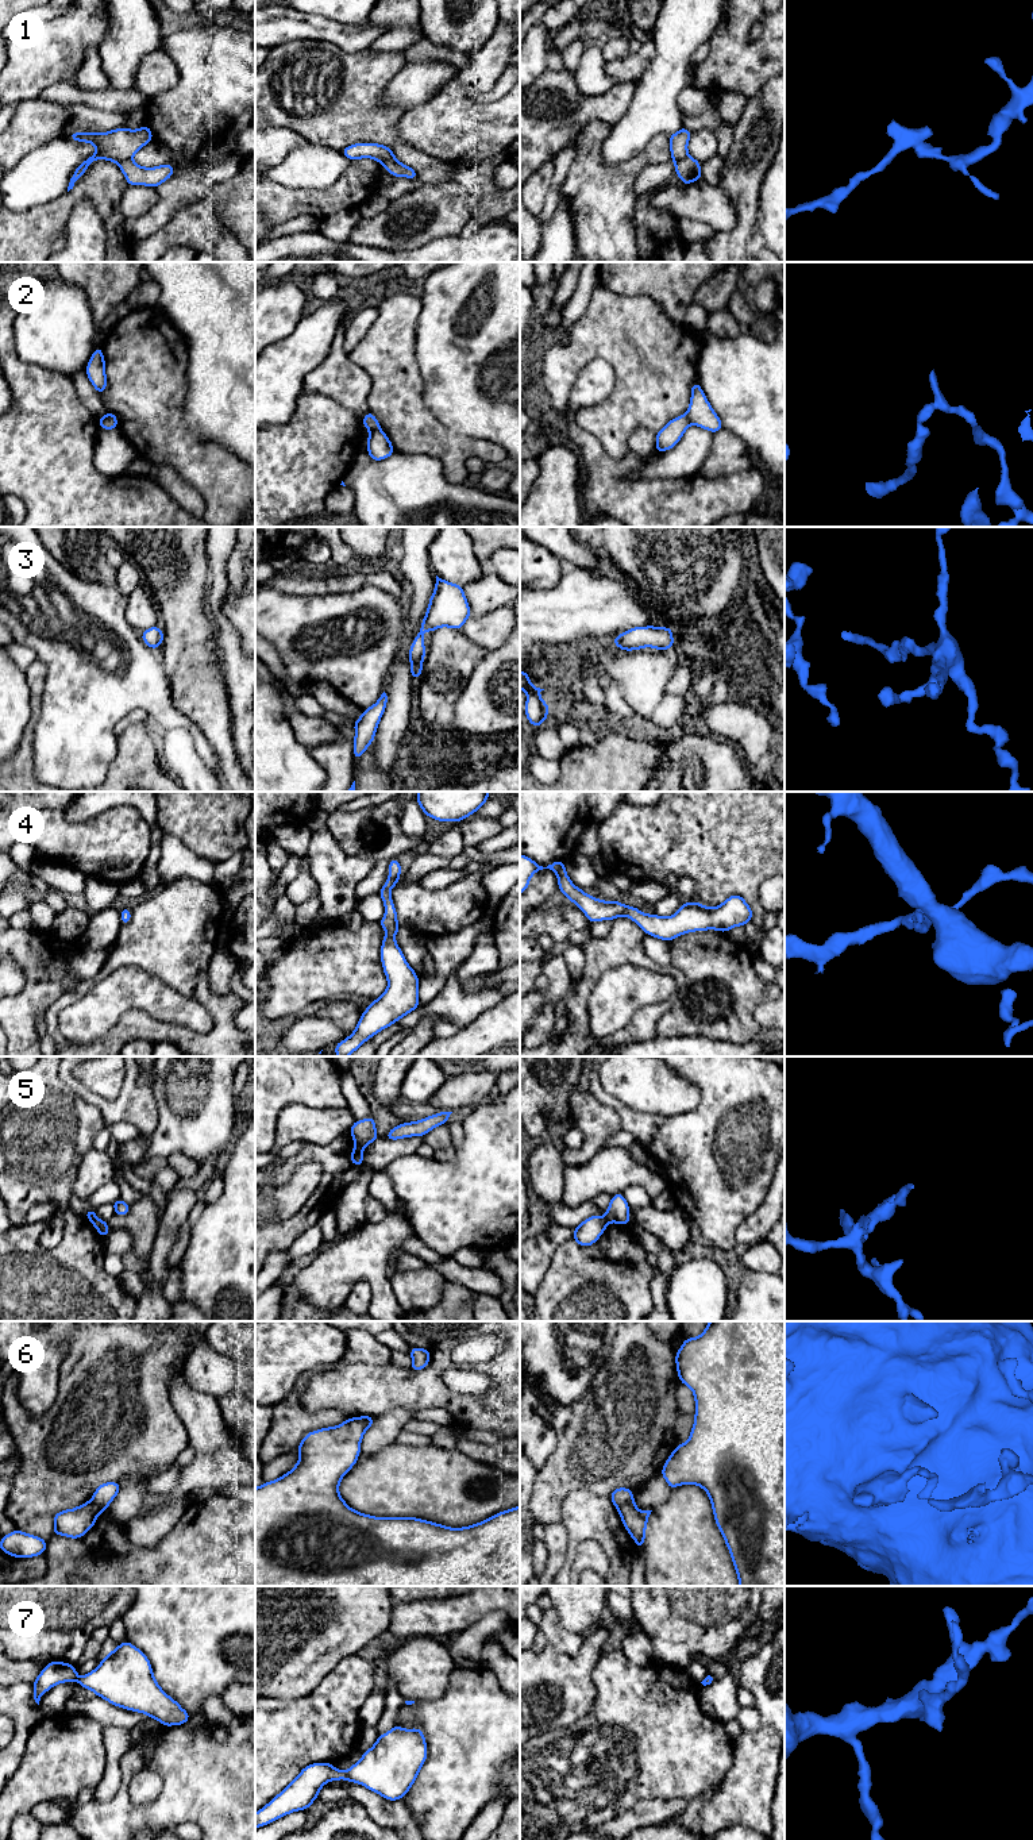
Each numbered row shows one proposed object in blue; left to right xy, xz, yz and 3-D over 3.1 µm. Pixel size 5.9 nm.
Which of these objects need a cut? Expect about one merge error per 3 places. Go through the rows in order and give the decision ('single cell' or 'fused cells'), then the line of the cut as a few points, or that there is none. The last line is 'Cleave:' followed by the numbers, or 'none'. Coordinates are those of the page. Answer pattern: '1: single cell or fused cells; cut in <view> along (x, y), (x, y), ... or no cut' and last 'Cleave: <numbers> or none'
1: fused cells; cut in yz along (687, 154), (675, 164)
2: fused cells; cut in xz along (380, 428), (370, 431)
3: single cell; no cut
4: single cell; no cut
5: fused cells; cut in xz along (355, 1142), (363, 1147)
6: fused cells; cut in yz along (632, 1497), (617, 1508)
7: single cell; no cut
Cleave: 1, 2, 5, 6

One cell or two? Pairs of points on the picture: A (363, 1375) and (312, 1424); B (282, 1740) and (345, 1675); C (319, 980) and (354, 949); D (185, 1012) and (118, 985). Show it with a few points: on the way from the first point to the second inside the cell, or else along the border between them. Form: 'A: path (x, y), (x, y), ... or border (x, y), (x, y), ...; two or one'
A: border (300, 1393), (300, 1401), (311, 1412); two
B: path (300, 1731), (335, 1693); one
C: path (327, 972), (346, 957); one
D: path (169, 1005), (146, 992), (134, 989); one

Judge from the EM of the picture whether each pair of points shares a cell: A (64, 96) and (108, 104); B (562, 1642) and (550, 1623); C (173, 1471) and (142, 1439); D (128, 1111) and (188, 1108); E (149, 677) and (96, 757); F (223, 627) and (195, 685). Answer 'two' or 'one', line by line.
A: one
B: one
C: two
D: two
E: one
F: two

